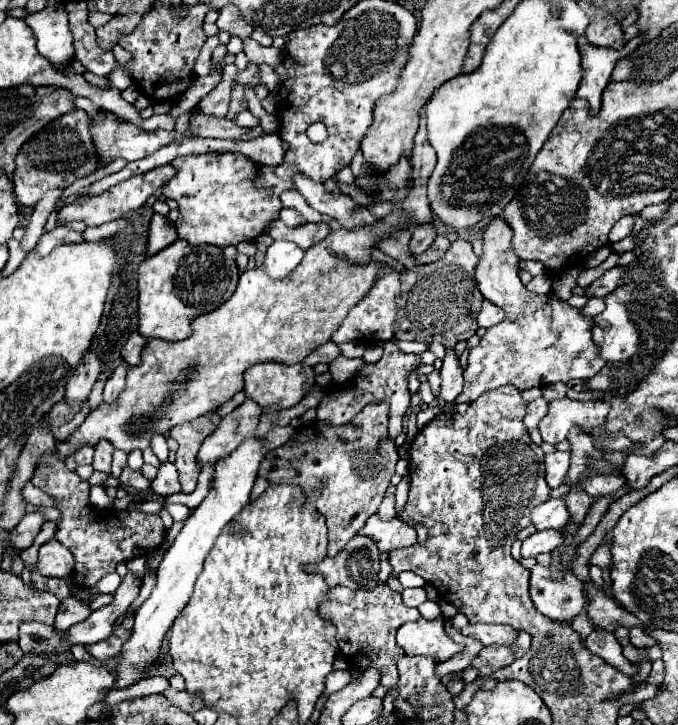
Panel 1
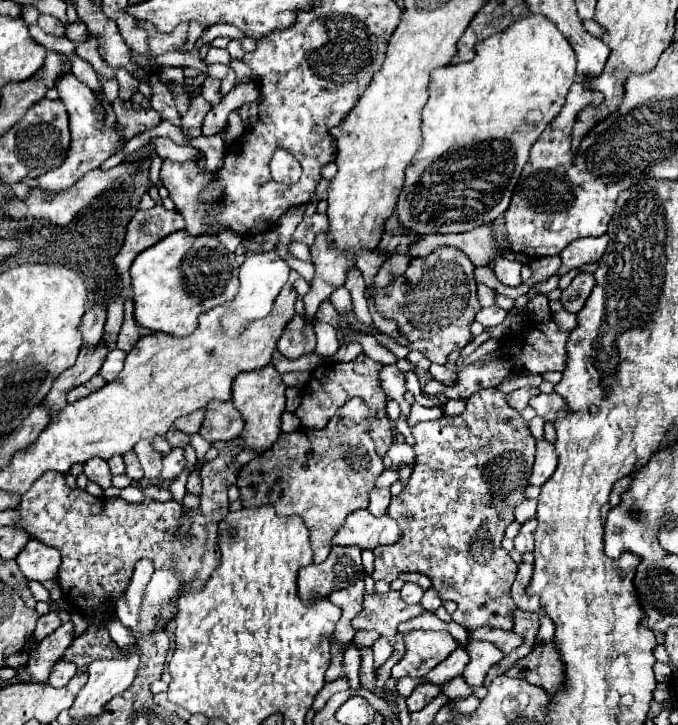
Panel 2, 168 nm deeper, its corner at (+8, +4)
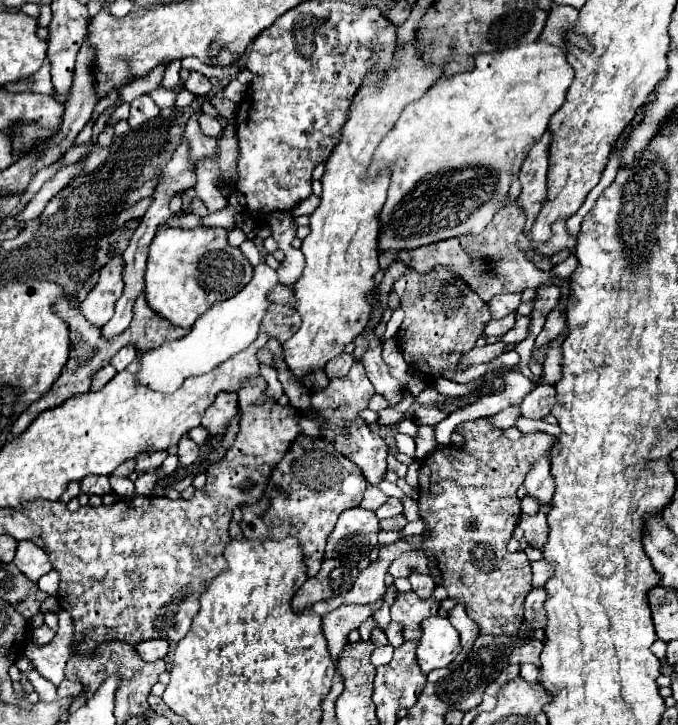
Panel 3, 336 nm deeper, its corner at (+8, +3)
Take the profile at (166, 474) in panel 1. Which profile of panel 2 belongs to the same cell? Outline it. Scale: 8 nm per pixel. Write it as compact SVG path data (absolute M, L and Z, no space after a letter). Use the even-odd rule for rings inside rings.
M174 448L168 456L162 458L160 480L162 480L162 482L170 482L170 480L174 480L182 470L184 470L184 450L182 450L182 448Z

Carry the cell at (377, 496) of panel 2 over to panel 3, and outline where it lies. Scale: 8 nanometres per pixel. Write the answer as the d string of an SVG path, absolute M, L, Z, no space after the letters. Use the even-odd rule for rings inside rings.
M388 499L382 507L376 509L376 515L378 519L386 519L386 517L396 517L396 515L402 515L404 509L402 509L402 501L400 499Z

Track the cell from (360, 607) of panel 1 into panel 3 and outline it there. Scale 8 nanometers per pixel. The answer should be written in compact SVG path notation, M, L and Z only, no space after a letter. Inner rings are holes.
M398 593L392 605L392 621L404 623L404 639L418 639L422 619L440 613L440 605L430 599L420 599L416 593Z

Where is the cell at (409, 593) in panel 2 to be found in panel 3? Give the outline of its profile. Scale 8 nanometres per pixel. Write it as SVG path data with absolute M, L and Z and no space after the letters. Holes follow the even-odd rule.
M412 573L408 579L410 579L410 583L412 583L414 593L418 593L420 599L428 599L428 597L432 597L432 591L436 589L436 583L434 583L434 577L432 577L432 575Z

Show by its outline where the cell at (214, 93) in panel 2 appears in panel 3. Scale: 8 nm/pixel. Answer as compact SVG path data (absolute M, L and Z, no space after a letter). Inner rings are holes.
M190 71L190 77L186 79L184 87L194 95L206 95L212 89L208 77L204 77L202 73L196 73L196 71Z

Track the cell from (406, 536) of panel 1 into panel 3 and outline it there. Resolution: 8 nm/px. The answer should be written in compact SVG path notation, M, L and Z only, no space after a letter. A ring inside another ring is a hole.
M362 507L348 509L340 515L334 531L328 535L326 559L344 559L344 561L362 561L376 547L380 525L374 511Z

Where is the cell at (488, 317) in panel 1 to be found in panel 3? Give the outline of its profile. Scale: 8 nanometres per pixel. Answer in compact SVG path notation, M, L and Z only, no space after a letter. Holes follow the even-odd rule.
M508 315L508 317L504 317L504 319L492 319L488 325L486 325L486 329L484 329L484 335L498 335L498 337L502 337L504 333L508 333L512 327L514 327L514 323L516 323L516 317L514 315Z

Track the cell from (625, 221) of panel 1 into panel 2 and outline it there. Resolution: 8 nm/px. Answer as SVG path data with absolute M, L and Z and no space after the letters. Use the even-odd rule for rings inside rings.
M604 235L575 240L560 253L562 264L558 274L563 276L584 264L597 262L604 254L609 240L609 236Z

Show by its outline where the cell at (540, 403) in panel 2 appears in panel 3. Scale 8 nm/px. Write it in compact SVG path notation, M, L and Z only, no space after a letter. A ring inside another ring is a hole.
M536 385L520 403L522 417L542 419L550 413L550 407L556 403L556 391L550 385Z

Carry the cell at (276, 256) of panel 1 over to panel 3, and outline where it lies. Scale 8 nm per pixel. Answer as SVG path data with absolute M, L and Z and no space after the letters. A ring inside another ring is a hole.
M260 263L254 267L252 281L234 297L224 299L220 303L214 303L192 327L192 331L186 337L162 343L162 347L140 351L138 361L140 369L136 373L136 379L144 387L152 387L160 393L172 393L180 389L184 379L192 375L204 375L212 371L212 367L218 367L224 363L224 359L230 359L232 355L246 349L258 335L258 327L262 317L266 315L266 309L270 305L266 293L278 285L278 275L274 269L270 269L266 263Z

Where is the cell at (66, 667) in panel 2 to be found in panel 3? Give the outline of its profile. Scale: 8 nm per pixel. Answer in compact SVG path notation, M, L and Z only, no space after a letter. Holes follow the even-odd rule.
M64 679L64 681L62 681L62 685L58 687L58 697L70 697L70 699L78 699L78 697L80 697L80 693L82 693L82 689L84 689L84 687L82 687L80 683Z

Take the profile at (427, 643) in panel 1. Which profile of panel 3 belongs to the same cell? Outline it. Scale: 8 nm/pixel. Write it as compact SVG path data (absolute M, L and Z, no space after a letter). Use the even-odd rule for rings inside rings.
M432 615L422 623L422 637L416 649L418 665L422 673L430 673L440 667L448 667L460 653L460 635L448 621L448 617Z

